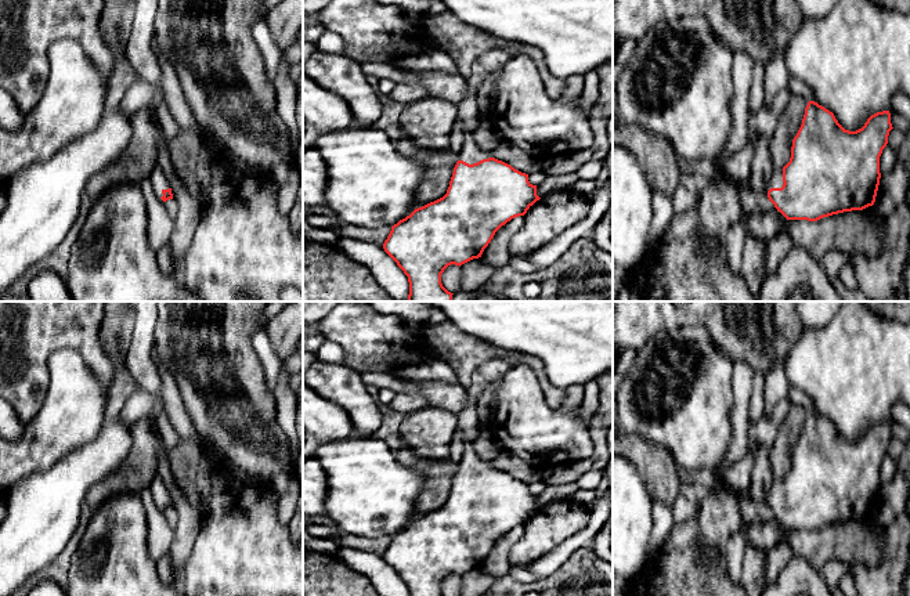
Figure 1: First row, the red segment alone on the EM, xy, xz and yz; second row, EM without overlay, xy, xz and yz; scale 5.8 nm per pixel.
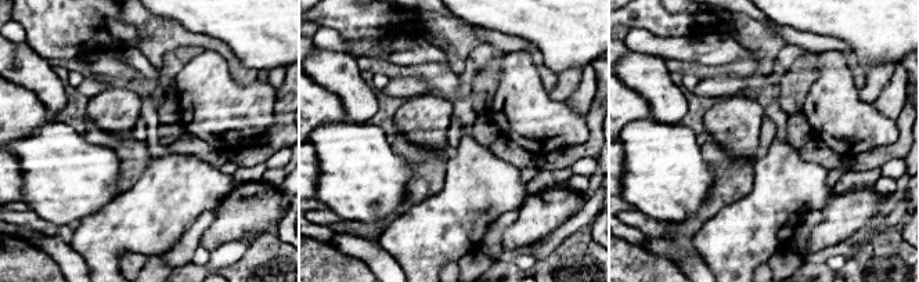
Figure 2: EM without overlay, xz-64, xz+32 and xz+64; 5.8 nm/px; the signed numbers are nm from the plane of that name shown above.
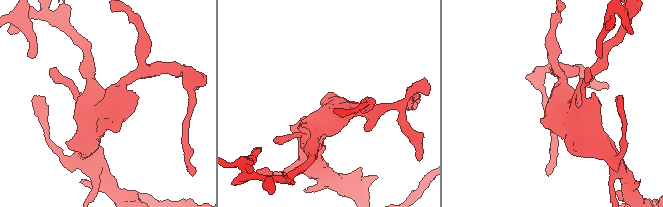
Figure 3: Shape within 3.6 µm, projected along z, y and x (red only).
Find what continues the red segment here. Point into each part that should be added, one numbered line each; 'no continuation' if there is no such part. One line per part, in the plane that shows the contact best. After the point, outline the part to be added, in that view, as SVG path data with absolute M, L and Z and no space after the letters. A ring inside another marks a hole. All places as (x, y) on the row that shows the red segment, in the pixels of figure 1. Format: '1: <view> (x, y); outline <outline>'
1: yz (776, 179); outline M773 169L769 181L766 183L766 195L770 188L781 188L783 187L783 169Z

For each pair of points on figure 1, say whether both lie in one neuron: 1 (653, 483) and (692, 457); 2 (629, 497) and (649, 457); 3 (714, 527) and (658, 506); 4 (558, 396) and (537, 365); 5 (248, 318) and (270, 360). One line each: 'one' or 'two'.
1: two
2: two
3: two
4: one
5: two

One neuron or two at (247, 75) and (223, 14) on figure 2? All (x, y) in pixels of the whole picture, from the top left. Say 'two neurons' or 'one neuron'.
two neurons

